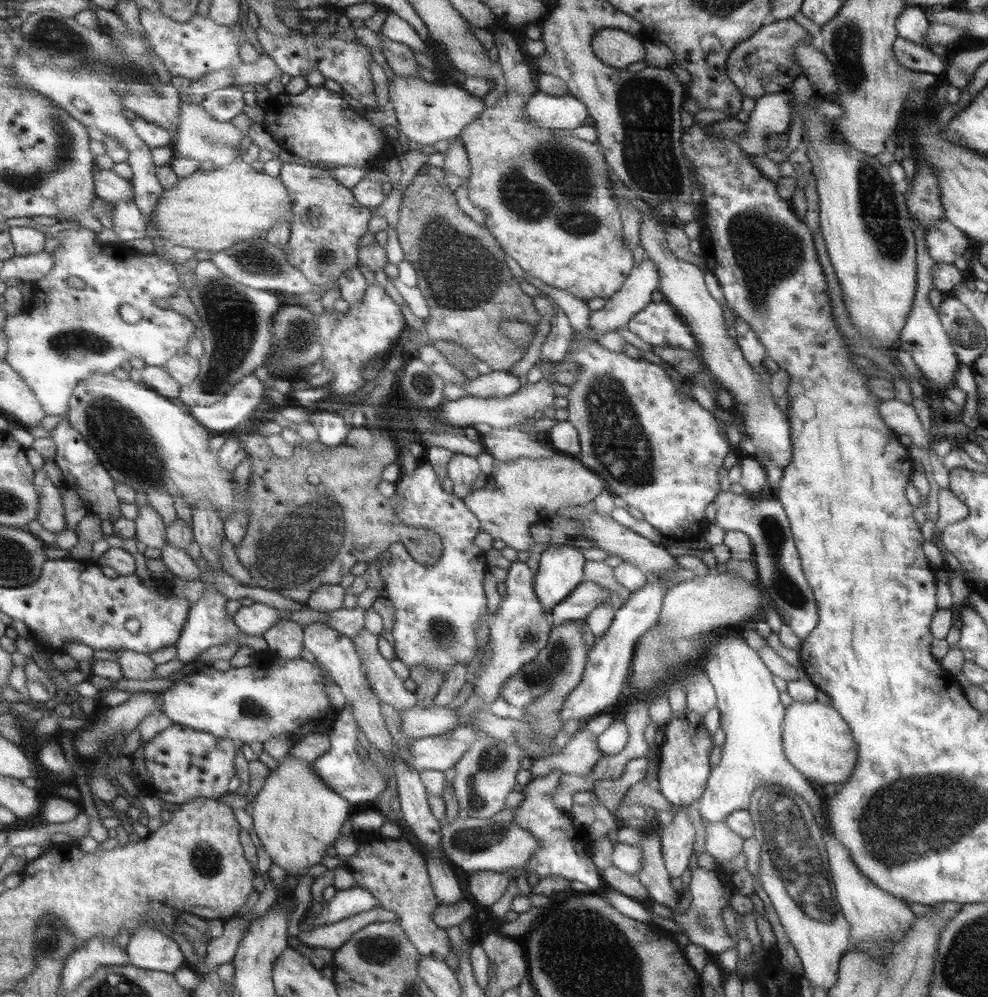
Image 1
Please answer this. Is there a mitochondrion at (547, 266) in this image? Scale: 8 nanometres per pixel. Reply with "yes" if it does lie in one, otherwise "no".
no

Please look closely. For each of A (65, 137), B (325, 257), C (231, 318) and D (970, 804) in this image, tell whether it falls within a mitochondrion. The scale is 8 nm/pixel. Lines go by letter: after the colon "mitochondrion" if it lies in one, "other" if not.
A: mitochondrion
B: mitochondrion
C: mitochondrion
D: mitochondrion

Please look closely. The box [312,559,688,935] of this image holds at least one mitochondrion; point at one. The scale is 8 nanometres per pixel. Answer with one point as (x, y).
(490, 760)

